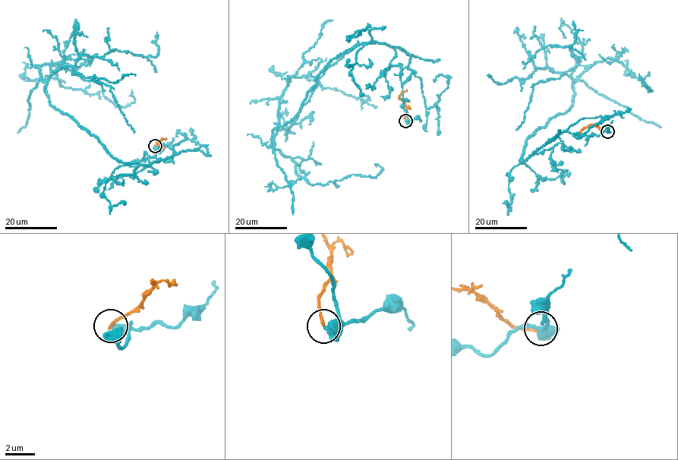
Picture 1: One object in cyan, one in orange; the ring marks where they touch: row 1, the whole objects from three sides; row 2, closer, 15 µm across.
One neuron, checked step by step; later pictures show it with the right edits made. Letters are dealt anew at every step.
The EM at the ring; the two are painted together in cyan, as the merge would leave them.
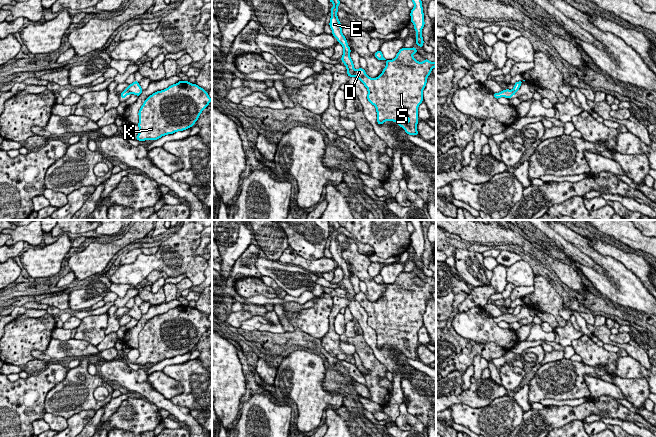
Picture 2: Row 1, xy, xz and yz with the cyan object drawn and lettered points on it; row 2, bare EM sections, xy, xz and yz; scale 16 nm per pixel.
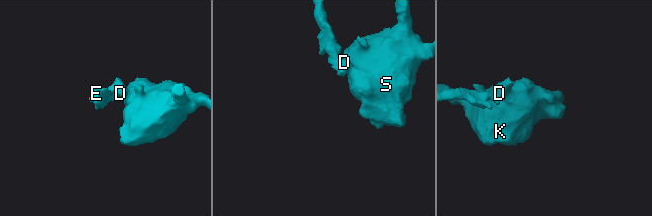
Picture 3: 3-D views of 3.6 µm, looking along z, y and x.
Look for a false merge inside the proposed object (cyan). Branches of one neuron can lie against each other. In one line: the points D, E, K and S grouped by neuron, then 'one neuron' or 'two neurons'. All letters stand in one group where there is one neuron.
D K S / E | two neurons

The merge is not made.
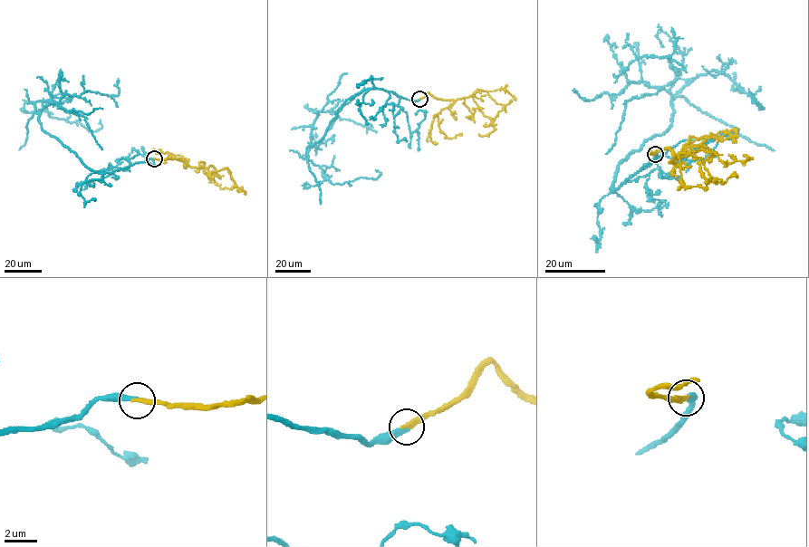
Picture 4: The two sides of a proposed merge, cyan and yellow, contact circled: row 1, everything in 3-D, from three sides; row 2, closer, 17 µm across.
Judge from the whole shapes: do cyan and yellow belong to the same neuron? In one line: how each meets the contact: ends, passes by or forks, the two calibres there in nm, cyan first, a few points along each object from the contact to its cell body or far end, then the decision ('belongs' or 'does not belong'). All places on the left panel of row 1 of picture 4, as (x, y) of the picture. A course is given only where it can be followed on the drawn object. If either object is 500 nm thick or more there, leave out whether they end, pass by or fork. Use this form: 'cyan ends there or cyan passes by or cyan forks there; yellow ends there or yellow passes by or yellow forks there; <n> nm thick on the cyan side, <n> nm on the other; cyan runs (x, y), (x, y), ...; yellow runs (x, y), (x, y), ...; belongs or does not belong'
cyan ends there; yellow ends there; 320 nm thick on the cyan side, 340 nm on the other; cyan runs (154, 158), (91, 170), (42, 129), (33, 105), (48, 100), (51, 117), (93, 131), (100, 119); yellow runs (154, 158), (181, 158), (209, 171), (226, 167), (234, 186), (222, 188), (216, 185), (221, 184); belongs

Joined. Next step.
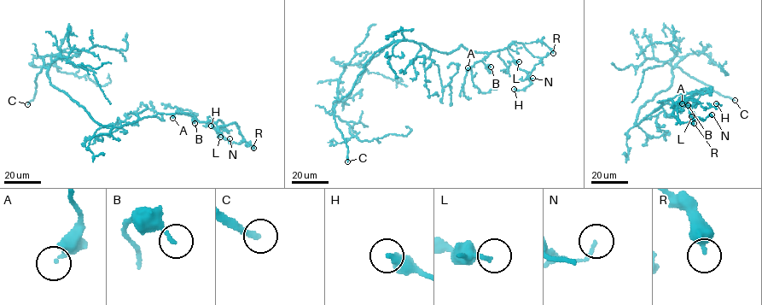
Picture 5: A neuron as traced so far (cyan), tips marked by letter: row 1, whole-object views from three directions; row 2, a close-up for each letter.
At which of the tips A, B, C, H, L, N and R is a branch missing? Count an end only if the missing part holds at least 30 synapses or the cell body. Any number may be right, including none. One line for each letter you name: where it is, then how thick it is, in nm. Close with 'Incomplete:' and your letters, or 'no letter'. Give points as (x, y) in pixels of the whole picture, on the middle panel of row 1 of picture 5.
C: place (347, 161); calibre 200 nm
Incomplete: C

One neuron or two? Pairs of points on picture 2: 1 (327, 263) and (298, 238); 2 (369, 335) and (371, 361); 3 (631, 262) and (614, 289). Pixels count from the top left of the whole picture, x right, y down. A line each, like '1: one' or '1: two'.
1: two
2: two
3: two

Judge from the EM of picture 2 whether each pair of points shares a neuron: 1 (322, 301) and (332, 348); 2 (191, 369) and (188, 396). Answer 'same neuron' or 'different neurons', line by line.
1: different neurons
2: same neuron

